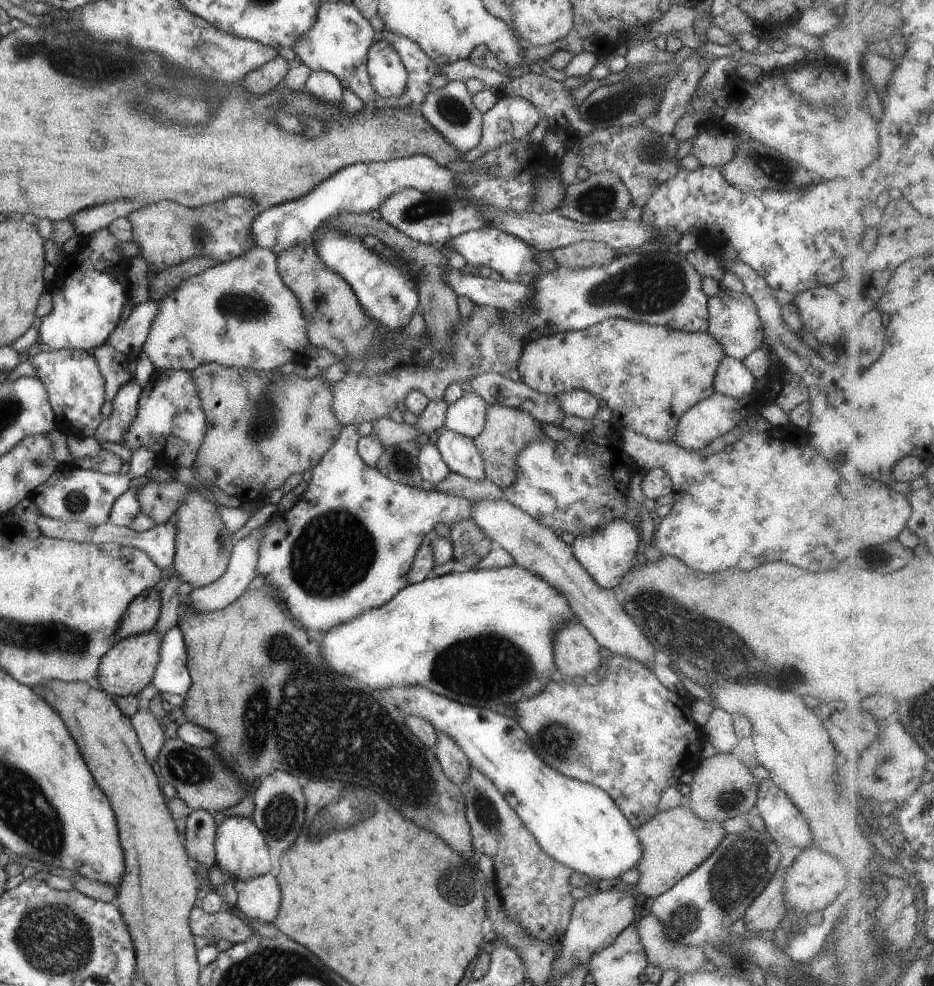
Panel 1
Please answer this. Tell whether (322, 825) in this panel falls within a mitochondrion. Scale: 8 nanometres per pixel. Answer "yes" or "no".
yes

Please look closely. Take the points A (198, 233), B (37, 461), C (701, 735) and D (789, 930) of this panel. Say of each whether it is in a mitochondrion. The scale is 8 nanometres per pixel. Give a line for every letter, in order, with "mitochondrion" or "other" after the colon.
A: mitochondrion
B: mitochondrion
C: other
D: other

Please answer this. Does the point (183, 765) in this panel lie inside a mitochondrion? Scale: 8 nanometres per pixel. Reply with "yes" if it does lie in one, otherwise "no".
yes

